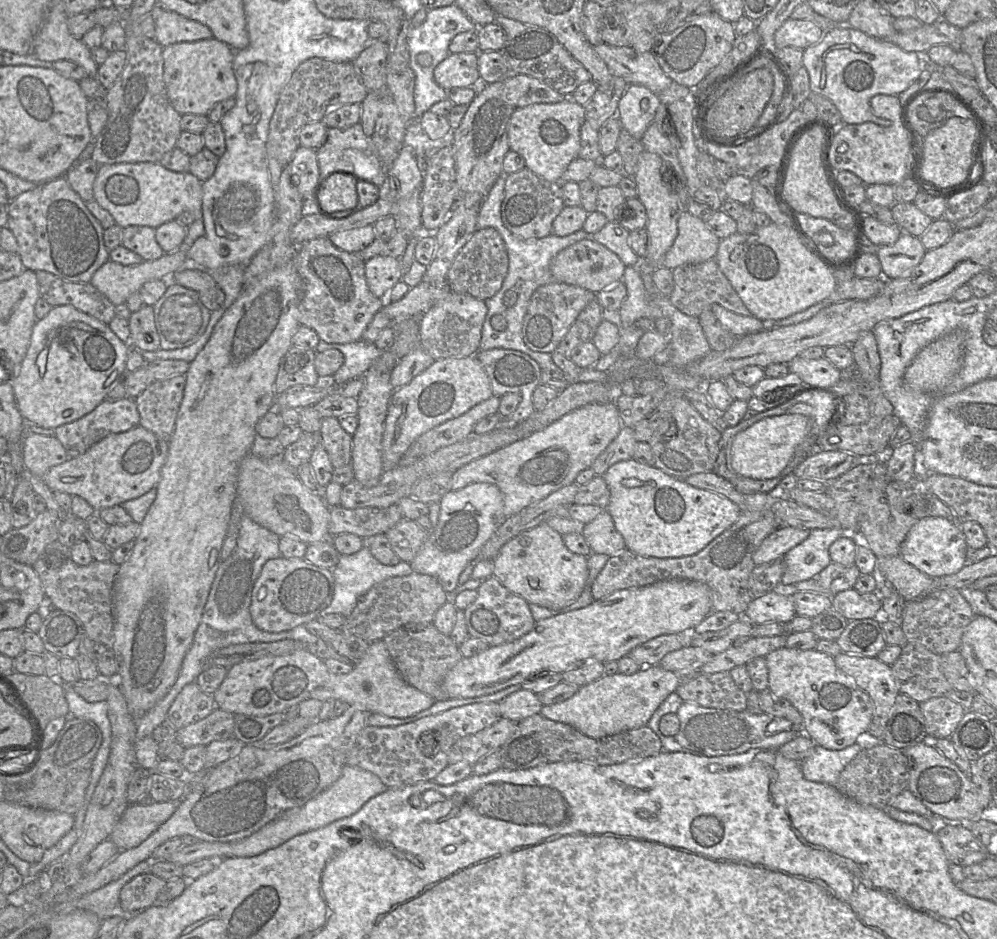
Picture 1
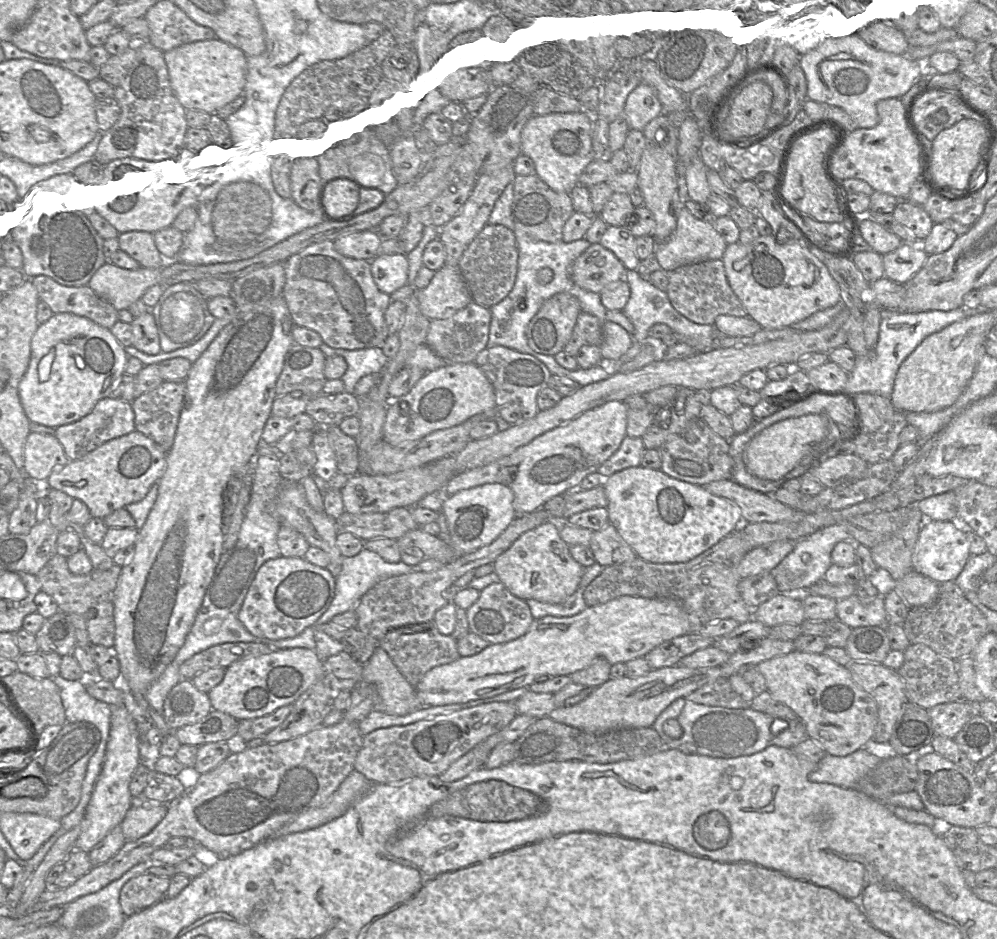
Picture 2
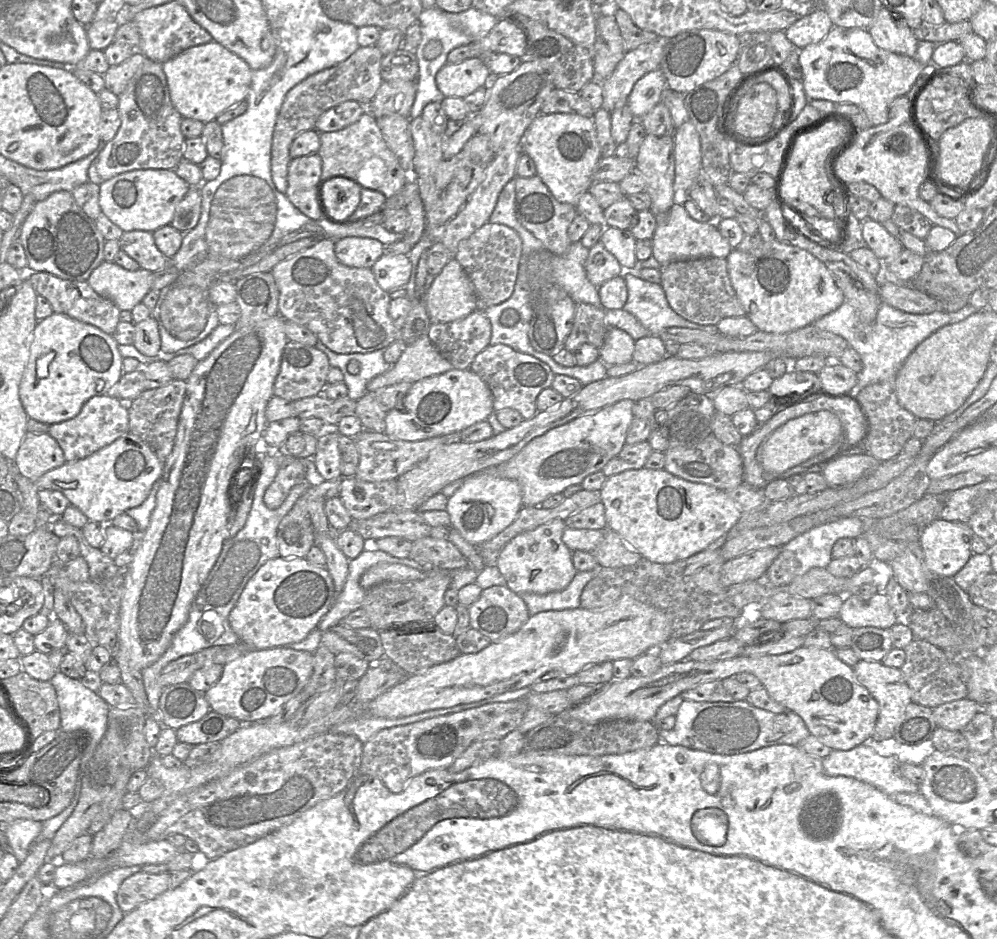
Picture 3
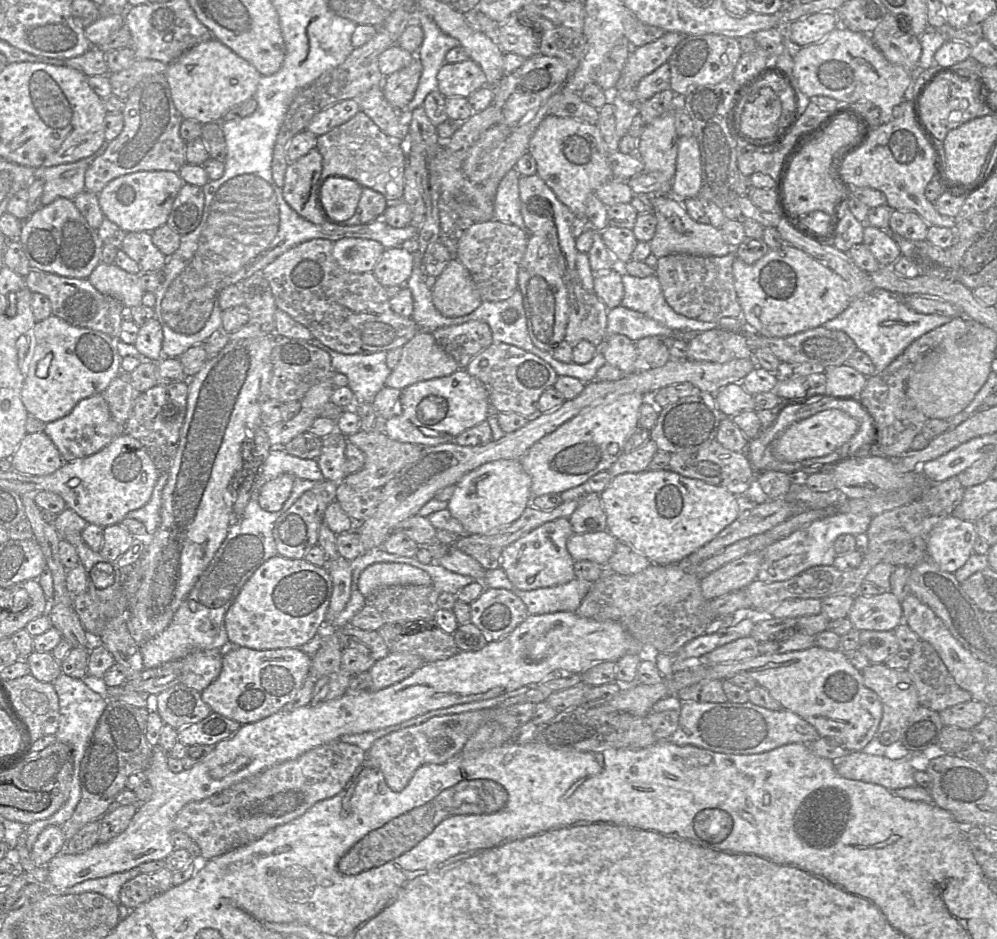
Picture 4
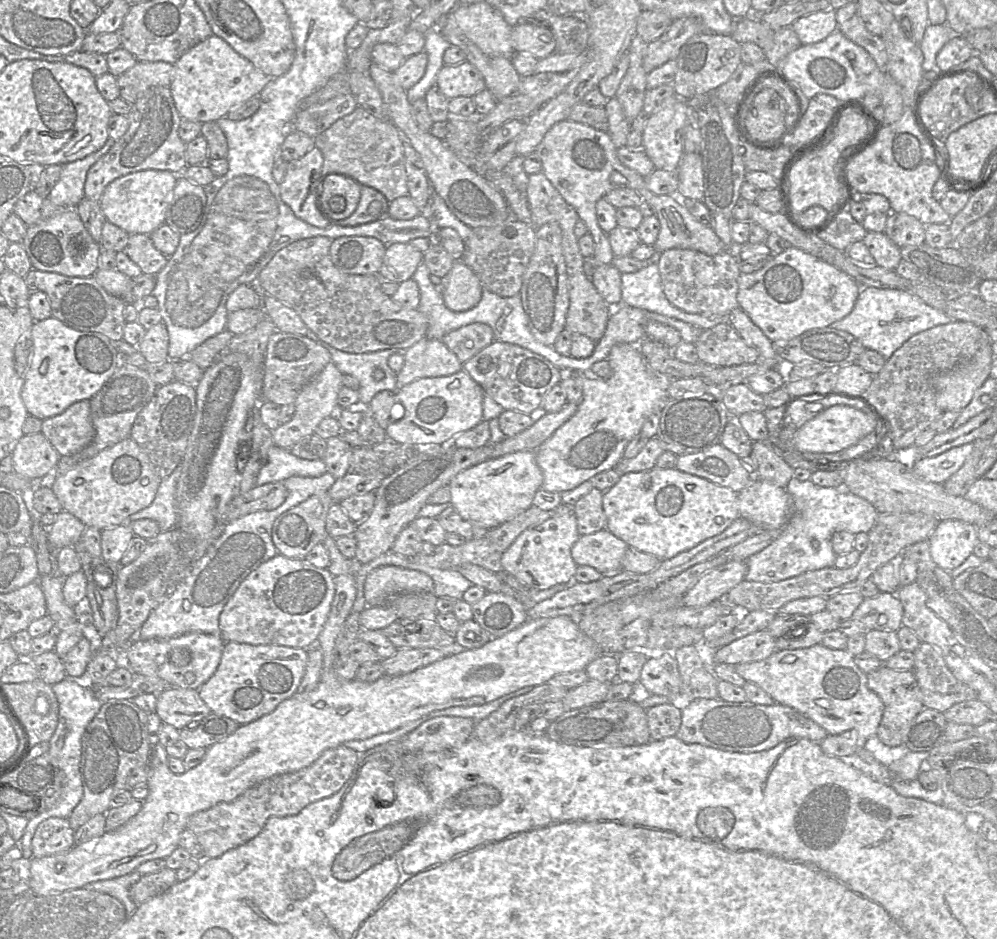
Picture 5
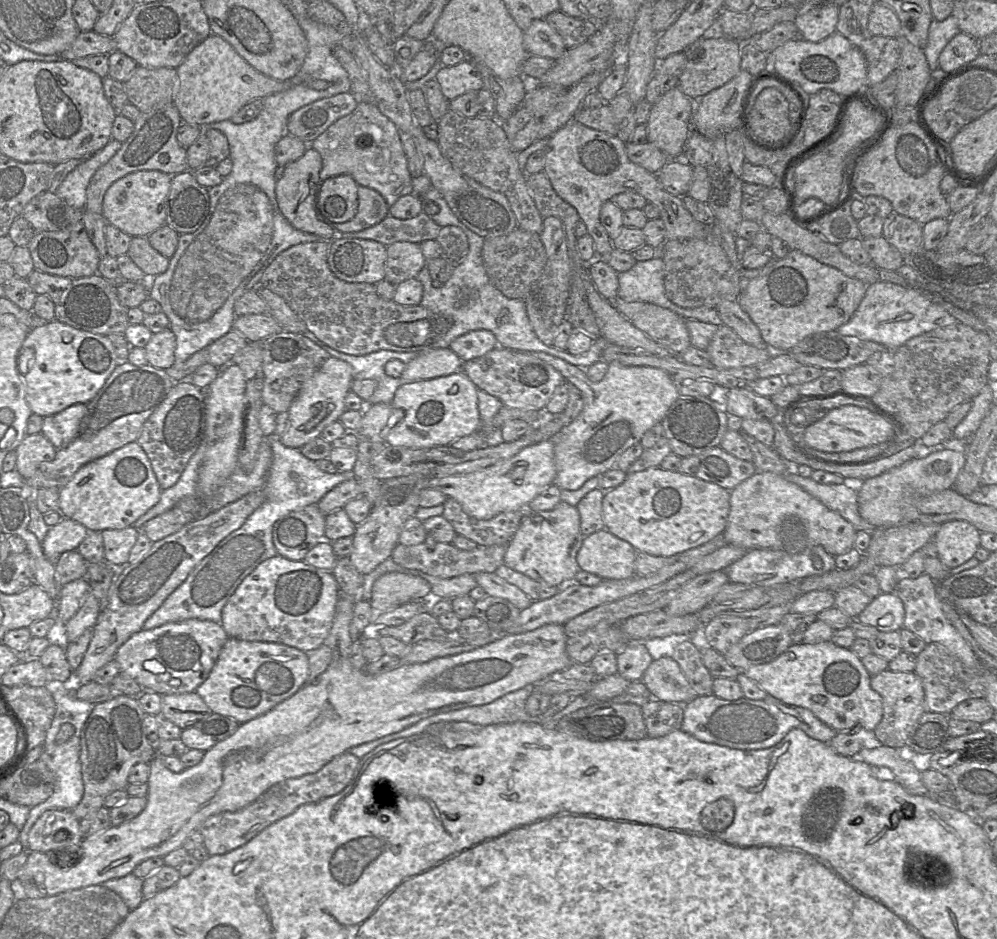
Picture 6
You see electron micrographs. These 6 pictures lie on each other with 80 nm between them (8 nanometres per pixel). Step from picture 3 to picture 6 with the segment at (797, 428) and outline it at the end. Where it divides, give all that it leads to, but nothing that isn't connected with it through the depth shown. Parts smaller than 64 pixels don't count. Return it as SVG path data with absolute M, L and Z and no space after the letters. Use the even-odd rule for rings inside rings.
M846 405L829 411L823 418L806 428L804 445L824 452L852 451L887 440L892 432L891 424L870 409Z

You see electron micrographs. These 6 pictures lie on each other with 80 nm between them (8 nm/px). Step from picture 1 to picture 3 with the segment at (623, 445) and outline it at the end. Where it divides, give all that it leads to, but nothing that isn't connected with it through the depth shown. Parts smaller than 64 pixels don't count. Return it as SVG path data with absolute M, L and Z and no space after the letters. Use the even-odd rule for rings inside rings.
M648 441L625 444L619 454L608 461L601 472L609 478L626 470L644 468L652 451Z

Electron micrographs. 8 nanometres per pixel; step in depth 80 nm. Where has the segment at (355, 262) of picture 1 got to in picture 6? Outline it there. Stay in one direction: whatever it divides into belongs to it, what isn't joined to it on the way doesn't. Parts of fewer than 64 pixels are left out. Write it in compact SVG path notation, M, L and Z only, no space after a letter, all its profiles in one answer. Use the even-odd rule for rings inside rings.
M331 241L306 242L294 245L286 249L285 251L281 252L267 267L258 285L267 288L273 293L282 297L287 305L297 314L297 316L303 320L303 322L307 326L307 329L314 333L322 342L333 349L350 355L366 355L379 350L392 350L398 352L421 352L432 349L432 345L440 340L451 328L453 323L451 317L434 313L420 304L416 306L405 306L398 304L393 300L386 300L377 294L375 285L373 284L351 283L343 281L336 277L332 273L328 265L330 242Z

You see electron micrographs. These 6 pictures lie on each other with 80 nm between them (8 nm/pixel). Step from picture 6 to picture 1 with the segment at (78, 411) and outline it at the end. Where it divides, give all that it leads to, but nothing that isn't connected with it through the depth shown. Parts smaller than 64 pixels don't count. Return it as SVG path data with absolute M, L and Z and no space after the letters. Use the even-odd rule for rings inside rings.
M125 397L116 401L105 399L93 411L71 423L63 424L54 430L55 437L65 448L69 458L75 458L105 437L129 431L140 425L140 416L135 400Z

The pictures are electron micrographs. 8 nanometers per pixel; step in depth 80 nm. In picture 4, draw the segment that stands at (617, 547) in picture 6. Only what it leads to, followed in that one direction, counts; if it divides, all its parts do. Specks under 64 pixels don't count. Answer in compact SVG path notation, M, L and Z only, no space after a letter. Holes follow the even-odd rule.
M608 531L572 534L566 543L573 560L588 560L606 567L618 541Z

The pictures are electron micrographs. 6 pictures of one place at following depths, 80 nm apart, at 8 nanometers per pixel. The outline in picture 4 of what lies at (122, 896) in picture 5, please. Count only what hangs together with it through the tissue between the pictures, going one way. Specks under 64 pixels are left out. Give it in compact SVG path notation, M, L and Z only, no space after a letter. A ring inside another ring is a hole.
M138 867L132 868L126 872L115 873L106 877L89 879L73 887L55 891L62 894L82 894L86 892L96 892L114 902L119 909L120 920L124 919L130 913L130 909L122 905L120 901L120 891L122 886L129 880L137 877L141 872Z

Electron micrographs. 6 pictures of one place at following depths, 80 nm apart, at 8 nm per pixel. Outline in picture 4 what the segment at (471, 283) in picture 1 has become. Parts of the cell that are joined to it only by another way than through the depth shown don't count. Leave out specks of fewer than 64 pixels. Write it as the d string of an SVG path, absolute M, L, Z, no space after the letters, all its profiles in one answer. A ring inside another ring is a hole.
M497 220L469 224L458 234L455 258L469 271L482 302L506 300L517 290L518 270L528 238L525 230Z

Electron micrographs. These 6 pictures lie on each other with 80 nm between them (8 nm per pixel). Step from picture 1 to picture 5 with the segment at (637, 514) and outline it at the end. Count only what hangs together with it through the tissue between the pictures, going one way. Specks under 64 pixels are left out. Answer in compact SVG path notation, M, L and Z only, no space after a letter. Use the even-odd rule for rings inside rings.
M654 467L651 470L620 476L613 487L603 492L602 506L606 516L606 529L609 532L625 542L628 547L652 554L661 561L673 558L719 535L740 517L736 492L675 468Z

